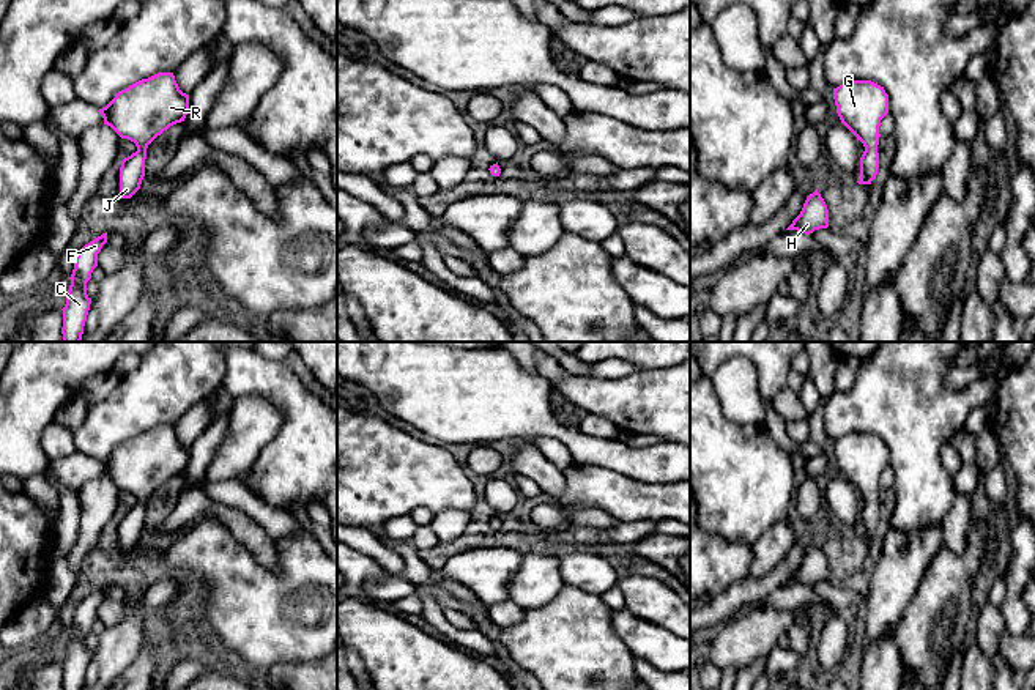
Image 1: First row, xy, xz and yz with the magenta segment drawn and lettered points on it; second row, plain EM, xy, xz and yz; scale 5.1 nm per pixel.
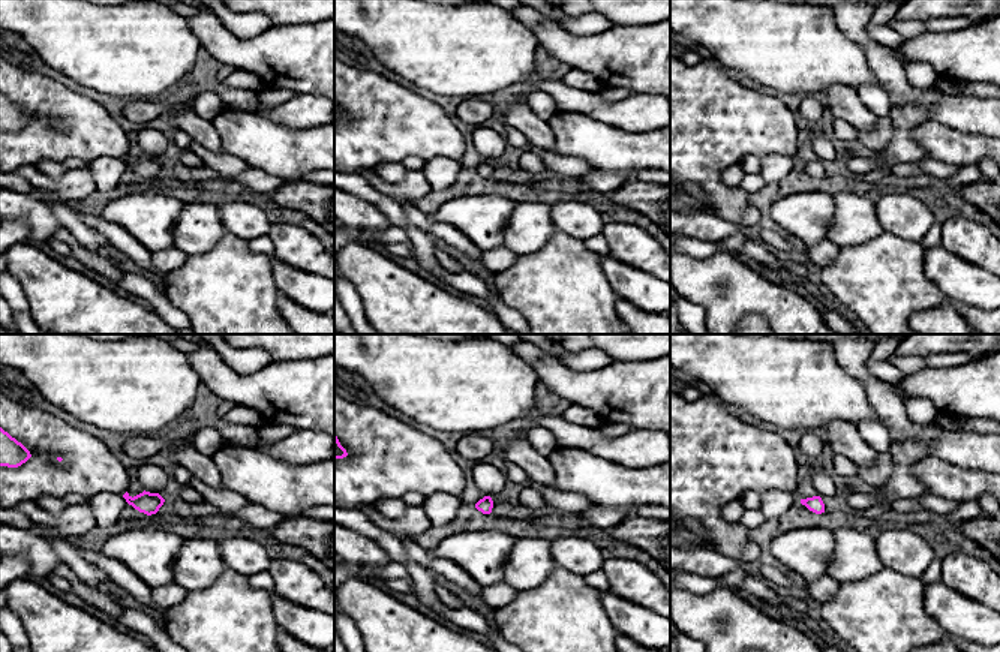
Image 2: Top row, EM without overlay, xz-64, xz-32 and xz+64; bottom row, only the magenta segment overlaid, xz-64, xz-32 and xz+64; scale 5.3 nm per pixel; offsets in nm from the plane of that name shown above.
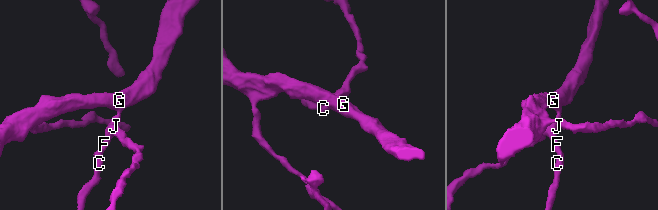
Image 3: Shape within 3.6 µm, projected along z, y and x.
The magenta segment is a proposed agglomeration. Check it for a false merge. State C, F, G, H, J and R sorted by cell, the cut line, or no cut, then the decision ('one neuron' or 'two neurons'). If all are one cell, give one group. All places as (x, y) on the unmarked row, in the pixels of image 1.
groups C F G H J R; cut none; one neuron

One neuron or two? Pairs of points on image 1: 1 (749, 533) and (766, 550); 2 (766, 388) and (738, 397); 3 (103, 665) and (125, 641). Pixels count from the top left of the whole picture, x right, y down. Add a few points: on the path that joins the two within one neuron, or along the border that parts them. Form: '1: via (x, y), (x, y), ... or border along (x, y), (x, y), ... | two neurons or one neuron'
1: border along (786, 519), (774, 523), (752, 545) | two neurons
2: border along (745, 358), (753, 364), (756, 389), (763, 400) | two neurons
3: via (109, 659), (118, 648) | one neuron

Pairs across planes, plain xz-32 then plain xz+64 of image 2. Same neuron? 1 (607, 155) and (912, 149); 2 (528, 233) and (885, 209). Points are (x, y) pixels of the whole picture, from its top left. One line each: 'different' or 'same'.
1: different
2: different

